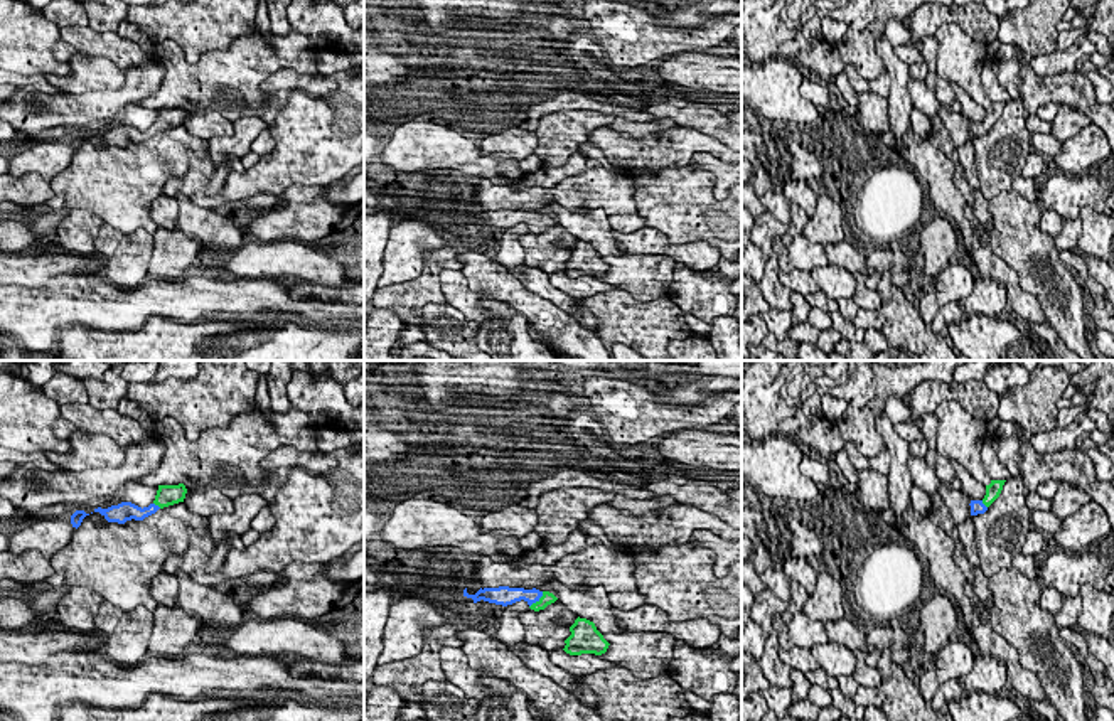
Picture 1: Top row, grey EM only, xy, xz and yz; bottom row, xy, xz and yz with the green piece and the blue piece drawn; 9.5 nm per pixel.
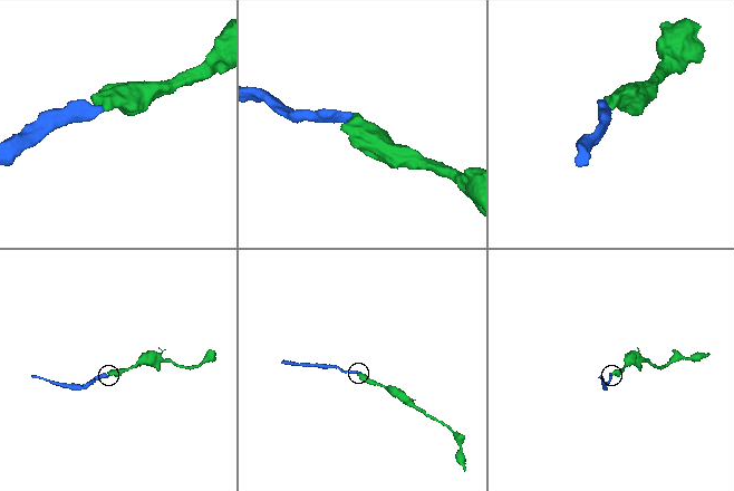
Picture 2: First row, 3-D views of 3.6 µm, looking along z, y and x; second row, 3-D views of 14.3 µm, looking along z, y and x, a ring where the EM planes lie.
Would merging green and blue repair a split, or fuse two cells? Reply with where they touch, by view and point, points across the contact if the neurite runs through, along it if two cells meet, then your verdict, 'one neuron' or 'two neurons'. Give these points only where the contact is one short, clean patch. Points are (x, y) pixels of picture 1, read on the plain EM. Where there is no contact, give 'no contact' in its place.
meets green in xz at (536, 224); runs through xz (546, 221), (536, 224), (530, 218), (511, 218); one neuron

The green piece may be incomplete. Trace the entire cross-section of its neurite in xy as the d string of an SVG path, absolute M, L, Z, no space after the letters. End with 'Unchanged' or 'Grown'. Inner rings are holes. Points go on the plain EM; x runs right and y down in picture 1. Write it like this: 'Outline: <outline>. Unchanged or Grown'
Outline: M184 106L179 108L158 108L155 123L148 130L138 130L131 125L121 125L118 128L111 128L108 131L94 131L99 135L108 145L125 147L126 143L143 143L145 140L155 136L158 131L184 125L187 111Z. Grown

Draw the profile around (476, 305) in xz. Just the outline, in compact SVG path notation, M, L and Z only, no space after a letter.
M458 270L440 271L440 288L447 303L462 312L467 322L475 322L477 325L482 325L490 317L507 322L517 313L509 303L492 300L487 293L474 291L465 275Z

